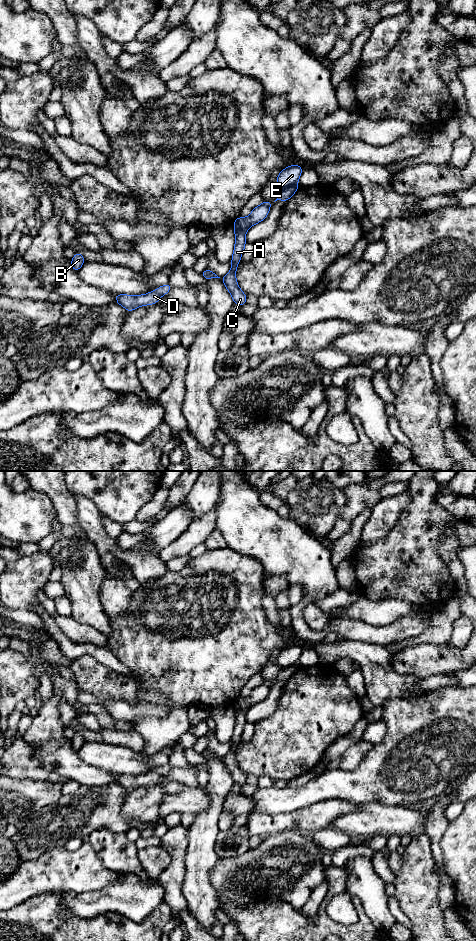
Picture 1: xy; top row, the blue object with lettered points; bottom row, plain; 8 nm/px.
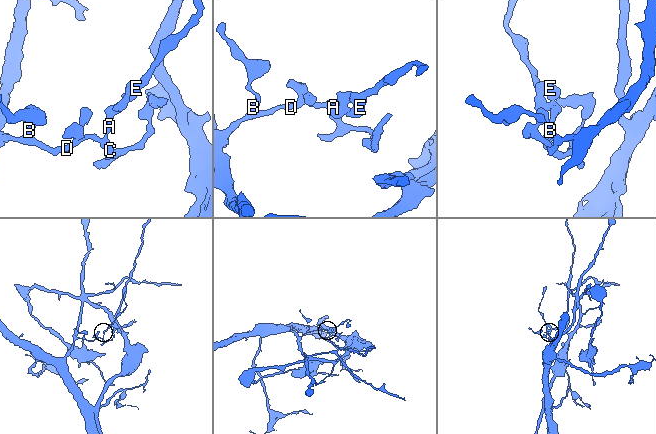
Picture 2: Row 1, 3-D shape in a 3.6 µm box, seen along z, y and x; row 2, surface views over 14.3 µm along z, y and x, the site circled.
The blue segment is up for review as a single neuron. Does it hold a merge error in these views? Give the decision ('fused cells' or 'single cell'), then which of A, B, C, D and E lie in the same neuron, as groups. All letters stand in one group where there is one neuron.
fused cells; A B C D / E

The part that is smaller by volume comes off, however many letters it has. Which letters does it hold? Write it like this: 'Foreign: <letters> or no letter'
Foreign: E

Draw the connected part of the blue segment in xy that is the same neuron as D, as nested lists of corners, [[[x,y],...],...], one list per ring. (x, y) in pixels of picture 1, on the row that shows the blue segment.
[[[168,283],[144,295],[115,294],[116,303],[131,312],[140,306],[156,304],[159,302],[160,297],[167,294],[172,288],[173,286]]]

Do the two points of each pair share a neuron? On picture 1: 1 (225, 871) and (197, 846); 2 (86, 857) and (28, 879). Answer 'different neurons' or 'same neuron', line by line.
1: different neurons
2: same neuron

